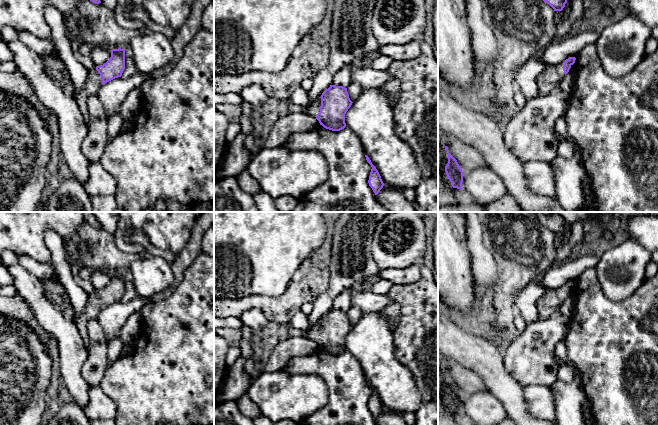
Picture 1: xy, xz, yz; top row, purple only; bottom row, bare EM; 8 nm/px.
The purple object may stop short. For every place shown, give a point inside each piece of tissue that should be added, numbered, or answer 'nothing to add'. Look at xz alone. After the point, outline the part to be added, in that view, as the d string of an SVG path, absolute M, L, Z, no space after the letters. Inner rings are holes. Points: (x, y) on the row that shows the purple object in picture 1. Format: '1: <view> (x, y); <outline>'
1: xz (313, 108); M317 97L306 107L305 113L316 118L317 114L320 112L321 98Z

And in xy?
1: xy (93, 83); M94 67L93 69L89 70L84 88L78 93L73 93L76 103L84 116L86 124L89 121L87 114L87 98L91 95L97 95L102 85L102 78L96 70L96 67Z

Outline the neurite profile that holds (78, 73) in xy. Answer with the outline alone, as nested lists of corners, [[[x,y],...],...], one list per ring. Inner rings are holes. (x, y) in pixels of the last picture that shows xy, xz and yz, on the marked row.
[[[52,5],[44,7],[46,21],[51,28],[51,41],[55,44],[60,58],[67,67],[74,93],[80,92],[86,83],[89,70],[82,65],[71,49],[62,13]]]

